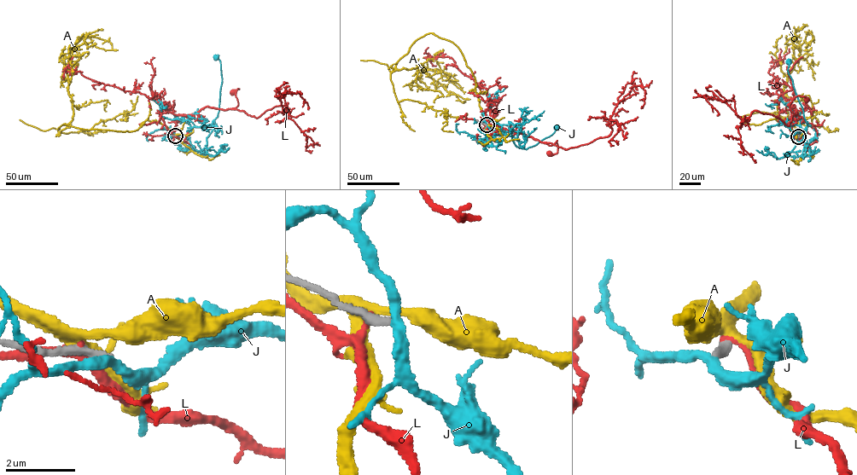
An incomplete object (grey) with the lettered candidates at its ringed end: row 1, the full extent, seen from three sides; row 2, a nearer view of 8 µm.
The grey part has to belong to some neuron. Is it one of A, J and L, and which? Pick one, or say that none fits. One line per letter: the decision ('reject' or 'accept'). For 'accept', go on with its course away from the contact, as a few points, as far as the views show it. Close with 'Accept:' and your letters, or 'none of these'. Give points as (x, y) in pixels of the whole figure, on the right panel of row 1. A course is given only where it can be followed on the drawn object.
A: reject
J: reject
L: reject
Accept: none of these

